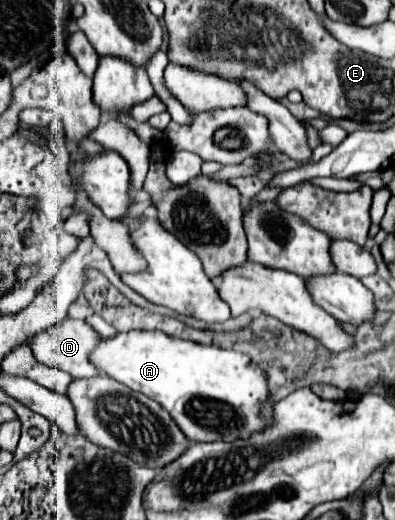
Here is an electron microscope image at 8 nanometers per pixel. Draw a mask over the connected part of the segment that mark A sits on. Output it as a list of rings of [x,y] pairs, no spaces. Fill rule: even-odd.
[[[132,330],[114,336],[112,340],[102,340],[92,354],[92,362],[110,378],[126,384],[128,388],[142,392],[156,400],[170,416],[180,424],[180,430],[188,436],[190,442],[234,442],[248,440],[254,432],[266,430],[272,426],[272,408],[274,400],[270,398],[268,374],[246,354],[236,350],[218,348],[212,344],[198,344],[192,340],[172,338],[160,330],[144,332]]]

